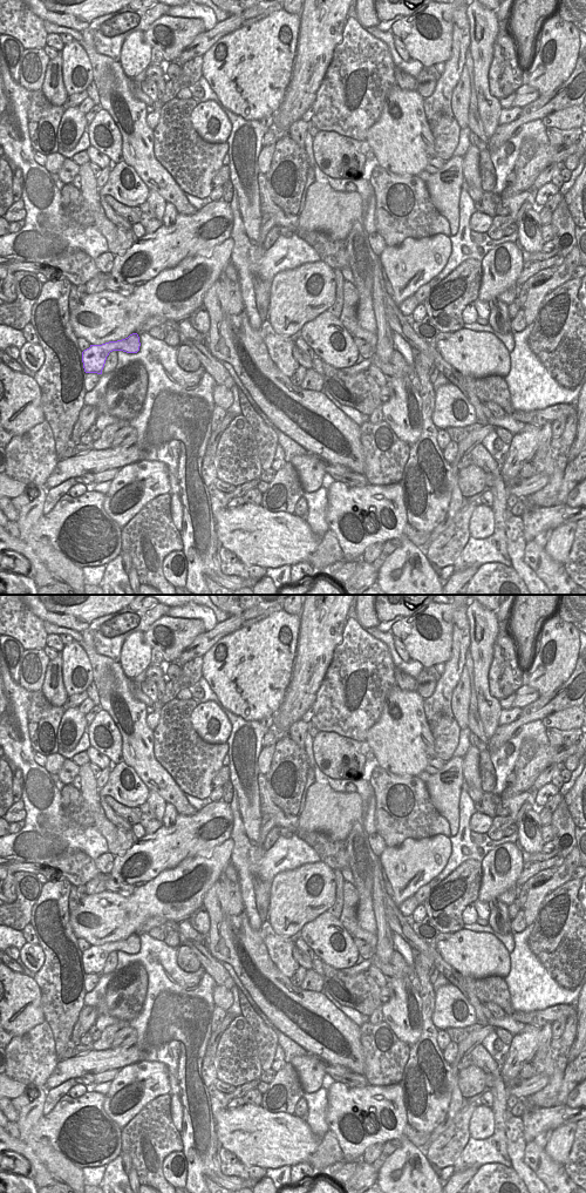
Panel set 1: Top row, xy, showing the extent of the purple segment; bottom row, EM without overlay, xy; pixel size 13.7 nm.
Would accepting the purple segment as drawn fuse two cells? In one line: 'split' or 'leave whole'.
leave whole

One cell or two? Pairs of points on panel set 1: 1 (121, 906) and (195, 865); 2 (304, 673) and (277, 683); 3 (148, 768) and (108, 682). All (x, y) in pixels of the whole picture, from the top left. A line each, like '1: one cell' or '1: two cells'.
1: one cell
2: two cells
3: one cell

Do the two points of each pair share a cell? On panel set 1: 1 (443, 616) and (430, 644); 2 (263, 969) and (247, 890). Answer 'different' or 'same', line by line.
1: same
2: different

